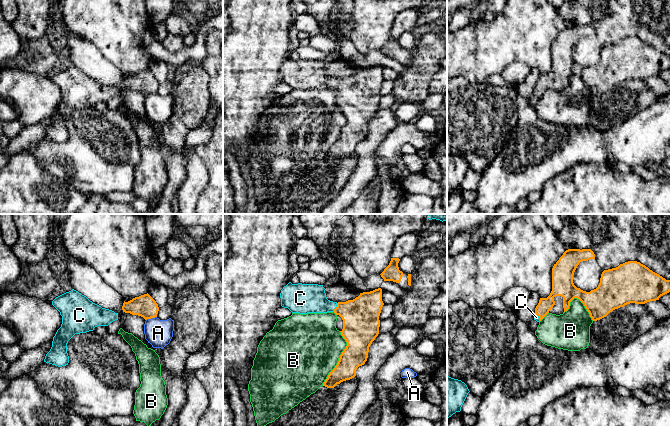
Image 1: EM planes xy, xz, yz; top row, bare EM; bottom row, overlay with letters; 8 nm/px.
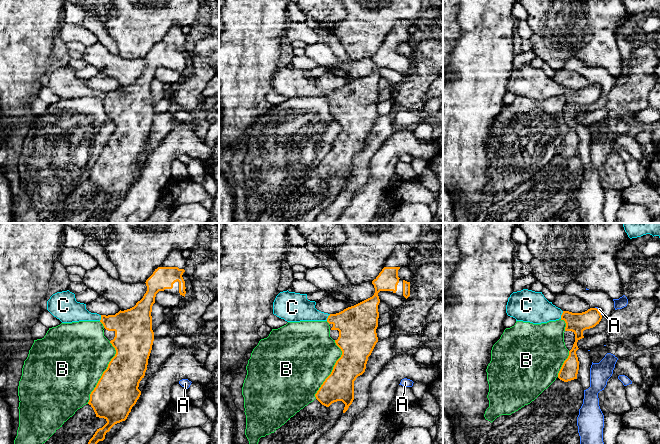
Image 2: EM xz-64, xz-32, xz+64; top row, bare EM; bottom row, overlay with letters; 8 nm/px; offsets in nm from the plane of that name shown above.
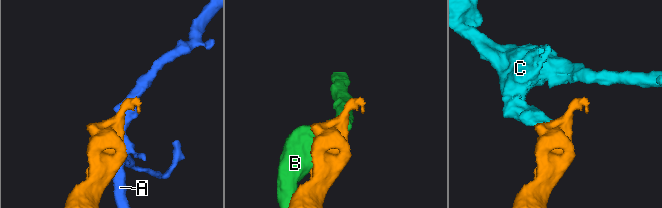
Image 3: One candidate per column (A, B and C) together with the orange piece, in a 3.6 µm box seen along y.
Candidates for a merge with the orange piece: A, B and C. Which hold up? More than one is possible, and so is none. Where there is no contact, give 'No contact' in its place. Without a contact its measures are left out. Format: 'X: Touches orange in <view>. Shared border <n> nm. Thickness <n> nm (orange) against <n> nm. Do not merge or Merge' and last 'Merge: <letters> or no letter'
A: Touches orange in xy. Shared border 90 nm. Thickness 180 nm (orange) against 220 nm. Do not merge
B: Touches orange in xz. Shared border 460 nm. Thickness 240 nm (orange) against 500 nm. Do not merge
C: Touches orange in xz. Shared border 80 nm. Thickness 300 nm (orange) against 240 nm. Merge
Merge: C

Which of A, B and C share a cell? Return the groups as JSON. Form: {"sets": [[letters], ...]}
{"sets": [["A"], ["B"], ["C"]]}

